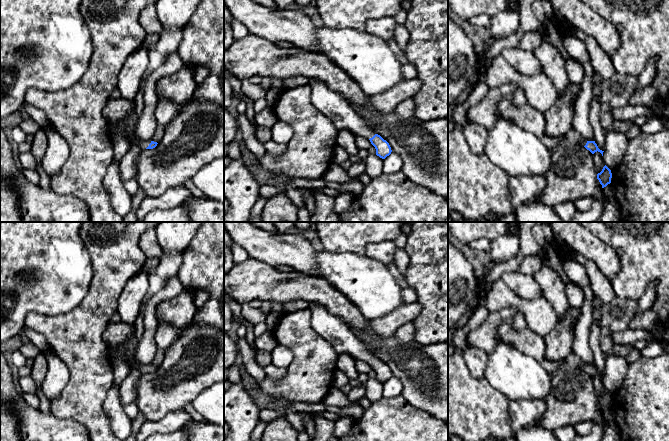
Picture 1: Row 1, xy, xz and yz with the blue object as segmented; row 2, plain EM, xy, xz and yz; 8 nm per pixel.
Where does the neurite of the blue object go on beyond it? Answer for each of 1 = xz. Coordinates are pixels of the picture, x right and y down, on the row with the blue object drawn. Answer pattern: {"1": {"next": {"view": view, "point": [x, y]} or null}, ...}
{"1": {"next": {"view": "xz", "point": [331, 104]}}}

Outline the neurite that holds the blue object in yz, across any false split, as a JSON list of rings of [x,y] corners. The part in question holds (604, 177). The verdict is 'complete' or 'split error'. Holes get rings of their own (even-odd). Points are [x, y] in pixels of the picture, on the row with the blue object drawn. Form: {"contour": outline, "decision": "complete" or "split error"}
{"contour": [[[605,165],[600,173],[597,174],[597,179],[599,180],[602,188],[606,187],[611,183],[612,173],[611,170]]], "decision": "complete"}

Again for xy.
{"contour": [[[135,109],[124,118],[111,124],[111,134],[113,132],[124,131],[129,137],[132,144],[139,145],[142,149],[153,149],[157,146],[157,142],[148,140],[140,142],[135,135],[135,128],[139,118],[135,113]]], "decision": "split error"}

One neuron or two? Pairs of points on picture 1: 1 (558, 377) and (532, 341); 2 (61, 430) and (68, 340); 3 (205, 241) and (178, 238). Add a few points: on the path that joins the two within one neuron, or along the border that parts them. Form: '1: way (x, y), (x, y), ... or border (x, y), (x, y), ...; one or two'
1: border (559, 368), (552, 374); two
2: border (51, 413), (57, 417), (76, 419), (84, 426); two
3: border (196, 232), (180, 254); two

